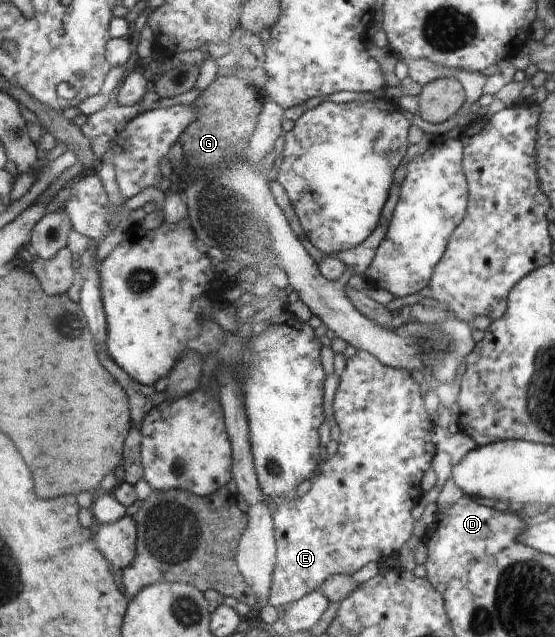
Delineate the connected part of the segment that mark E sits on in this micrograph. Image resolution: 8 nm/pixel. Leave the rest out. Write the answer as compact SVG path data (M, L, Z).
M357 351L355 355L346 360L345 370L340 374L339 385L333 401L334 418L339 426L341 436L338 441L337 454L326 459L321 469L321 474L317 475L317 480L312 482L309 492L301 500L292 499L290 502L276 505L275 512L271 513L274 537L276 540L276 561L272 574L272 585L270 586L270 595L268 604L273 608L285 606L289 602L299 601L306 594L317 591L327 578L333 575L353 575L360 568L363 568L369 562L377 562L383 558L394 556L395 552L411 539L411 530L413 530L413 518L411 518L411 508L419 503L421 498L421 478L425 470L431 466L431 460L435 456L435 444L431 440L431 424L425 406L423 406L423 396L419 398L419 386L413 382L411 373L406 370L394 369L382 363L380 359L369 354L367 351Z

